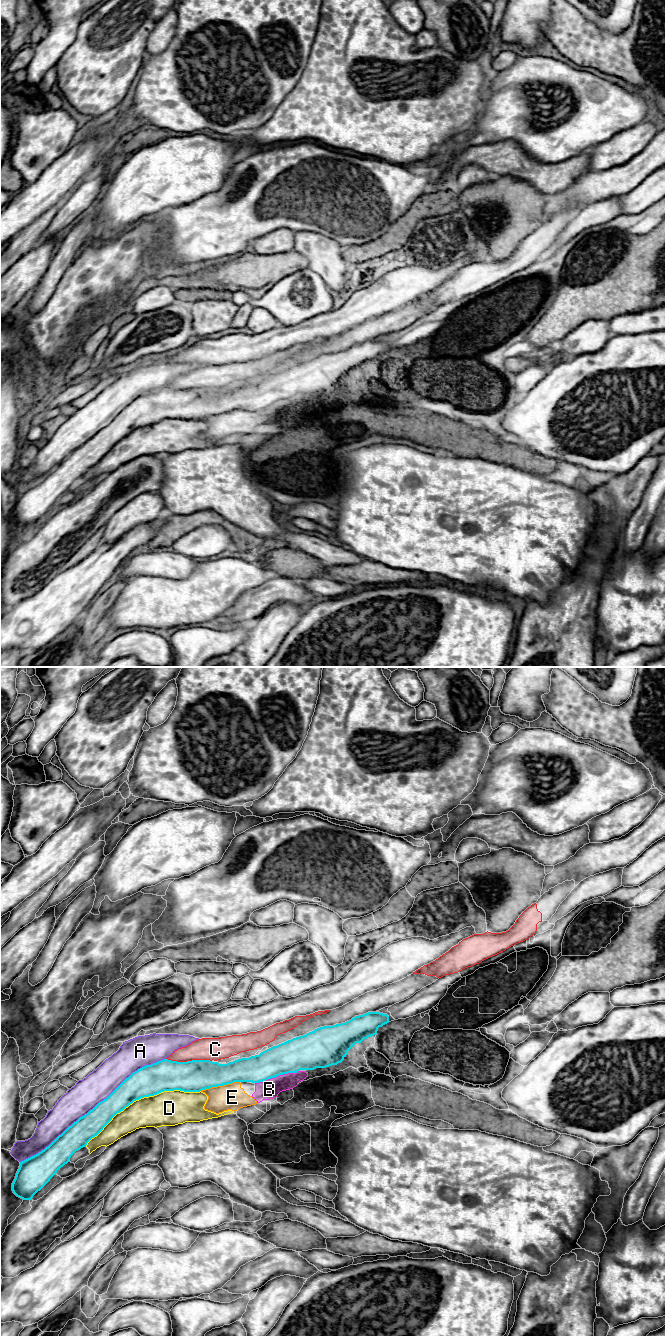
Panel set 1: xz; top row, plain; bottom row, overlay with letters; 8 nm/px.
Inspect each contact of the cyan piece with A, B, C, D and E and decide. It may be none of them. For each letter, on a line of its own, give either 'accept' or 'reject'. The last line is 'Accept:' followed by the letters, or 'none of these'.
A: reject
B: reject
C: reject
D: reject
E: reject
Accept: none of these

